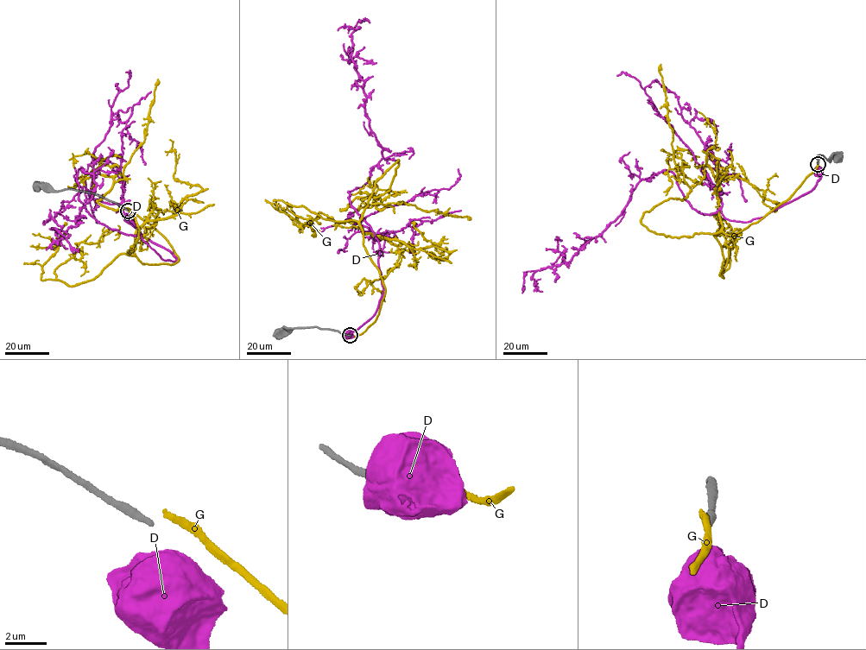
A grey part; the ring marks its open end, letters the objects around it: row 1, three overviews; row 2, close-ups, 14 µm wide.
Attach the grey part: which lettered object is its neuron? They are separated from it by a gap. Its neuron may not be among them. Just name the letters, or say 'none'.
none

